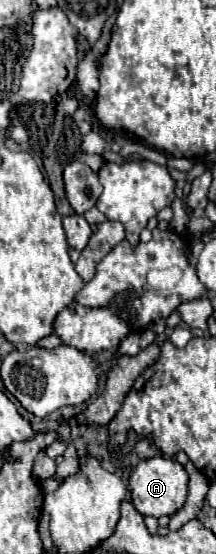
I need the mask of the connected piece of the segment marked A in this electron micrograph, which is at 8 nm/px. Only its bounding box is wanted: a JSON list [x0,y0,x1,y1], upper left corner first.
[129,456,189,518]

